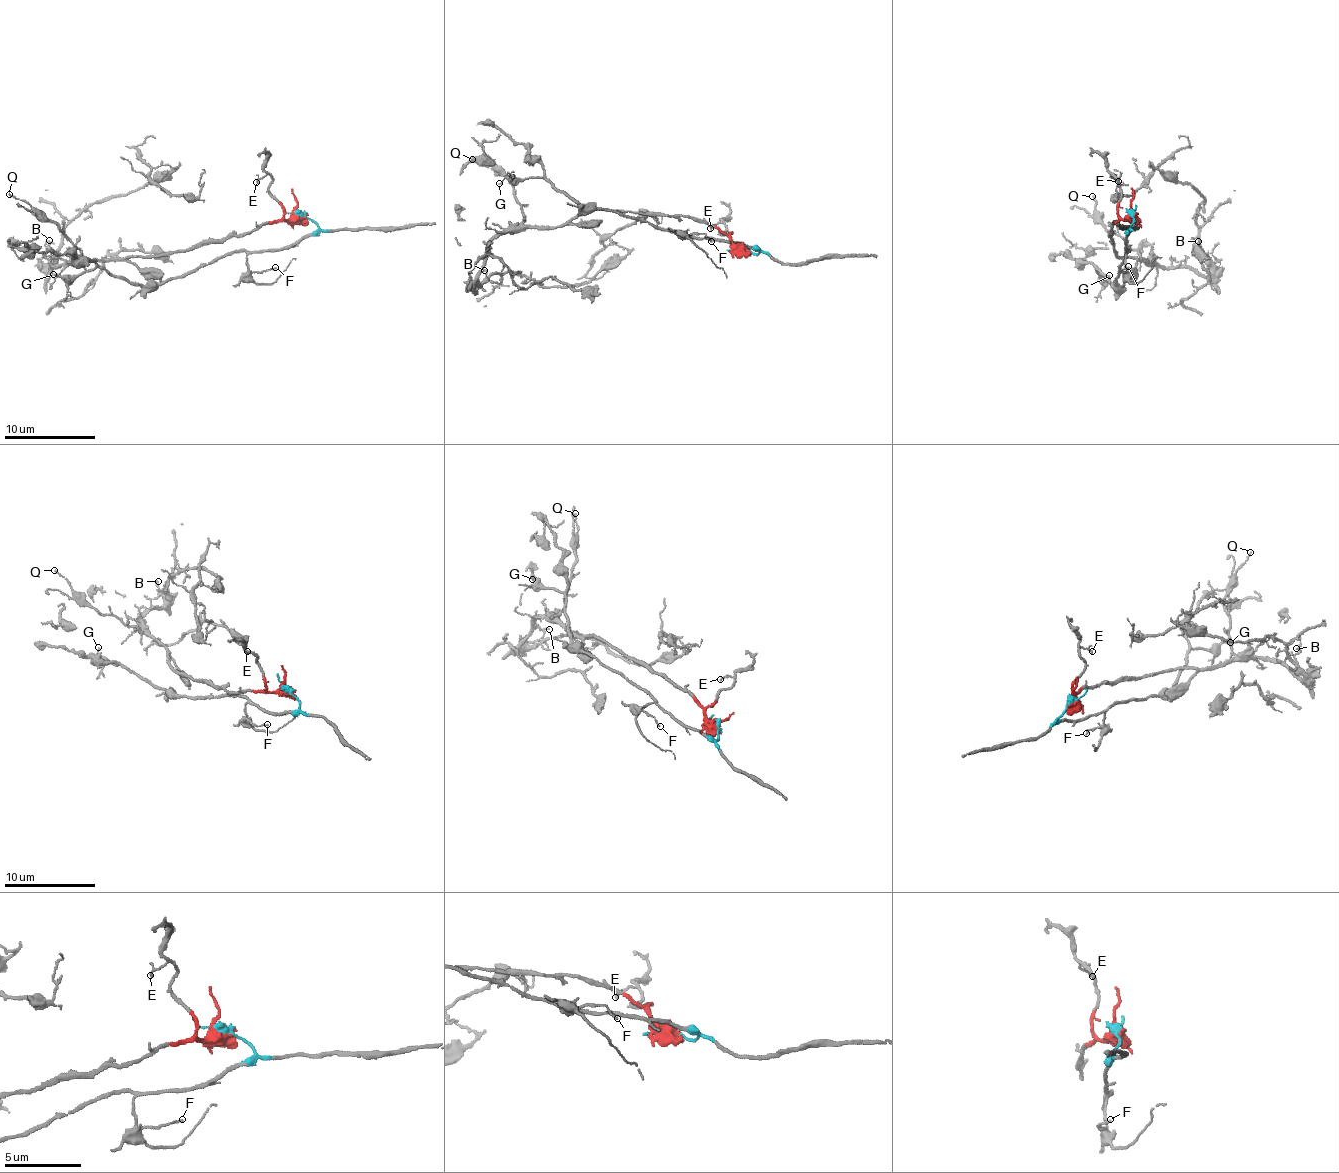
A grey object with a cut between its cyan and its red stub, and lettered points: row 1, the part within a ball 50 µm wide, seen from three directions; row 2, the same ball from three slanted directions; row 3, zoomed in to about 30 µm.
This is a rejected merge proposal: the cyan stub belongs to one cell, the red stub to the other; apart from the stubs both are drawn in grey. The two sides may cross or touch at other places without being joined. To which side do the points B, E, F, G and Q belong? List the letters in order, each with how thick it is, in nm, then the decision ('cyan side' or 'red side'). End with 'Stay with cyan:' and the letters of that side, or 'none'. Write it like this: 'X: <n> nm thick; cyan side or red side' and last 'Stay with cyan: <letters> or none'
B: 140 nm thick; red side
E: 140 nm thick; red side
F: 120 nm thick; cyan side
G: 120 nm thick; cyan side
Q: 130 nm thick; red side
Stay with cyan: F, G

